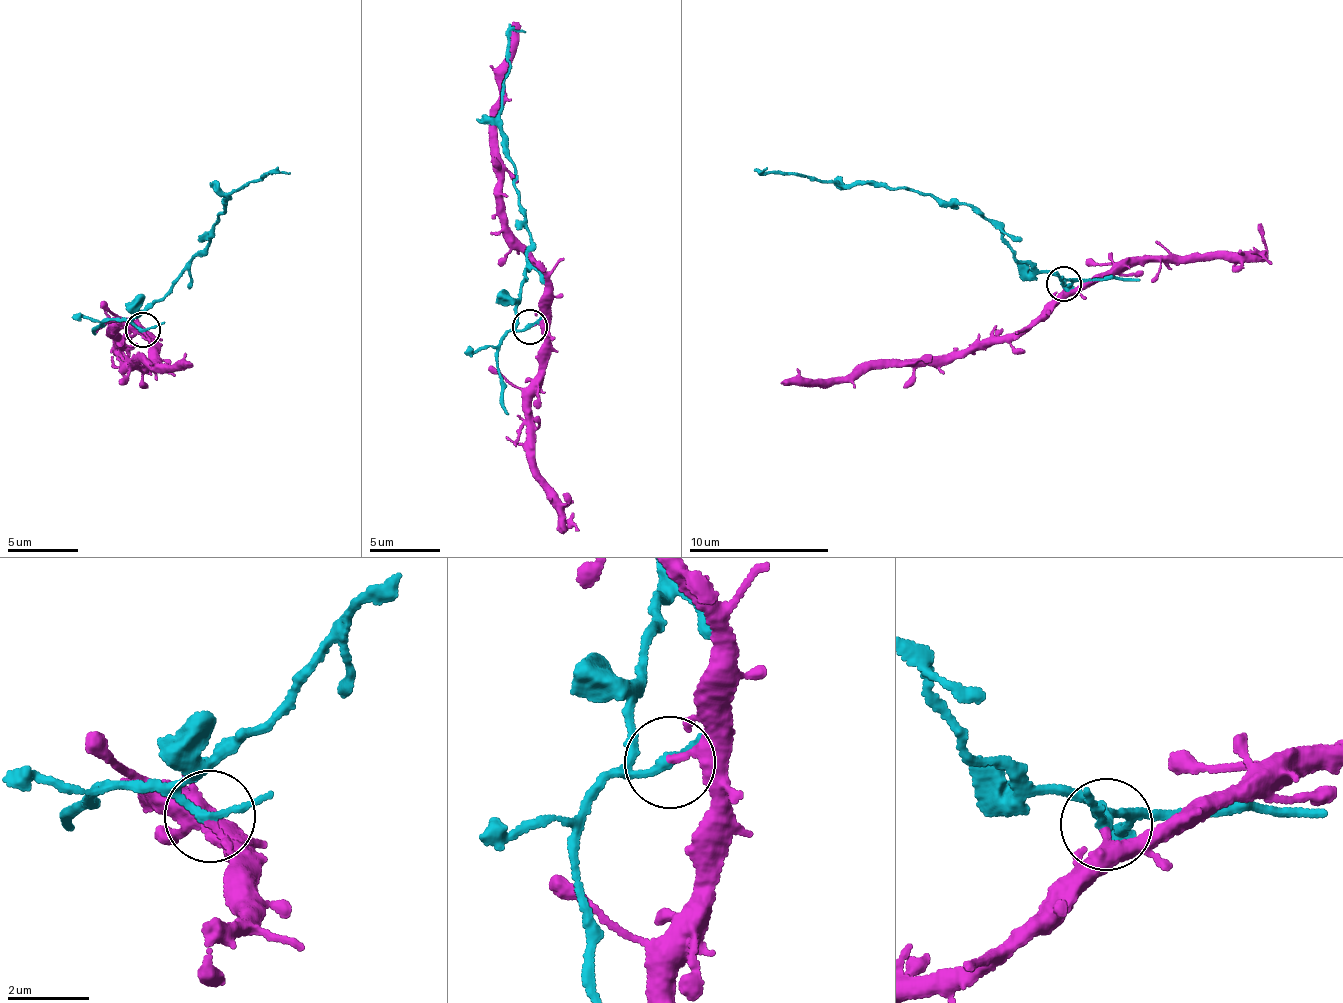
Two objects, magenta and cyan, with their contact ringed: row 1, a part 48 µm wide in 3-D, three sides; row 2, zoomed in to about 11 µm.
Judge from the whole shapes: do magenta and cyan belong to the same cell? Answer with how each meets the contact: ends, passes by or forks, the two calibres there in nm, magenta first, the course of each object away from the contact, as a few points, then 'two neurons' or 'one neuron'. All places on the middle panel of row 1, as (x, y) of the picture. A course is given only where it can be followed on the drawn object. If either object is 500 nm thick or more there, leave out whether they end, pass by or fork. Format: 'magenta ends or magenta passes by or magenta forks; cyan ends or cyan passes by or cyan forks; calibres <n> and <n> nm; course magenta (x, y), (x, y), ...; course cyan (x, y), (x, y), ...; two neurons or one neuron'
magenta ends; cyan passes by; calibres 240 and 190 nm; course magenta (529, 327), (541, 317), (549, 292), (508, 224), (496, 111), (511, 32), (520, 21); course cyan (529, 327), (515, 329), (528, 238), (500, 110), (509, 35), (525, 33); two neurons

